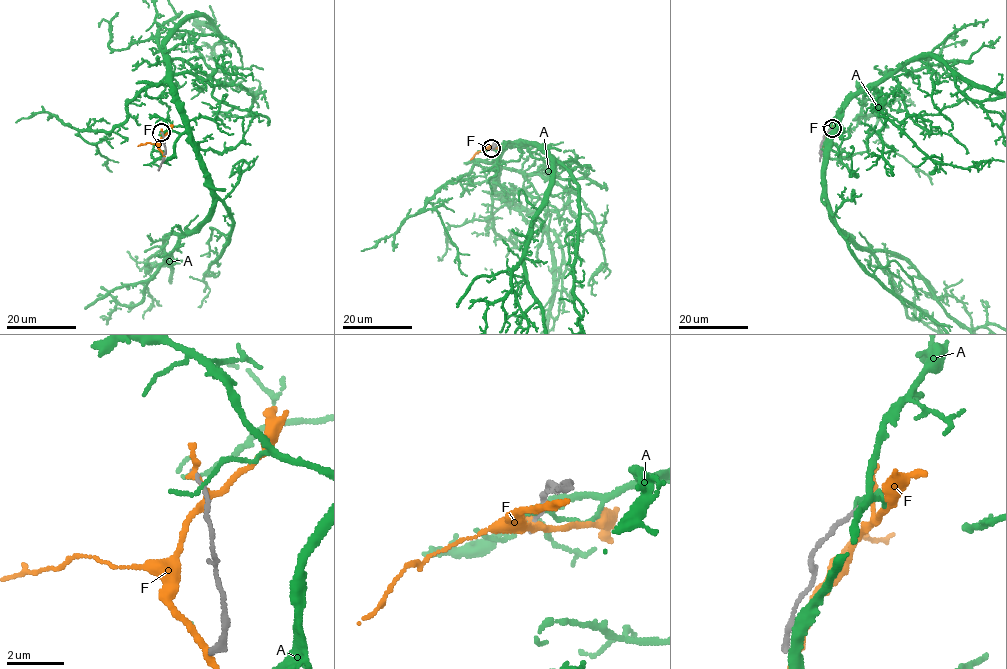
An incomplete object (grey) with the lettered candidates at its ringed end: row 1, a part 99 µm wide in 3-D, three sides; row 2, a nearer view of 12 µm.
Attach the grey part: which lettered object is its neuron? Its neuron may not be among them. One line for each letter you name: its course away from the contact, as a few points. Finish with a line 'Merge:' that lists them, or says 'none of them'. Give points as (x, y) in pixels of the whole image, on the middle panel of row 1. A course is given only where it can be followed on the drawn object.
Merge: none of them

